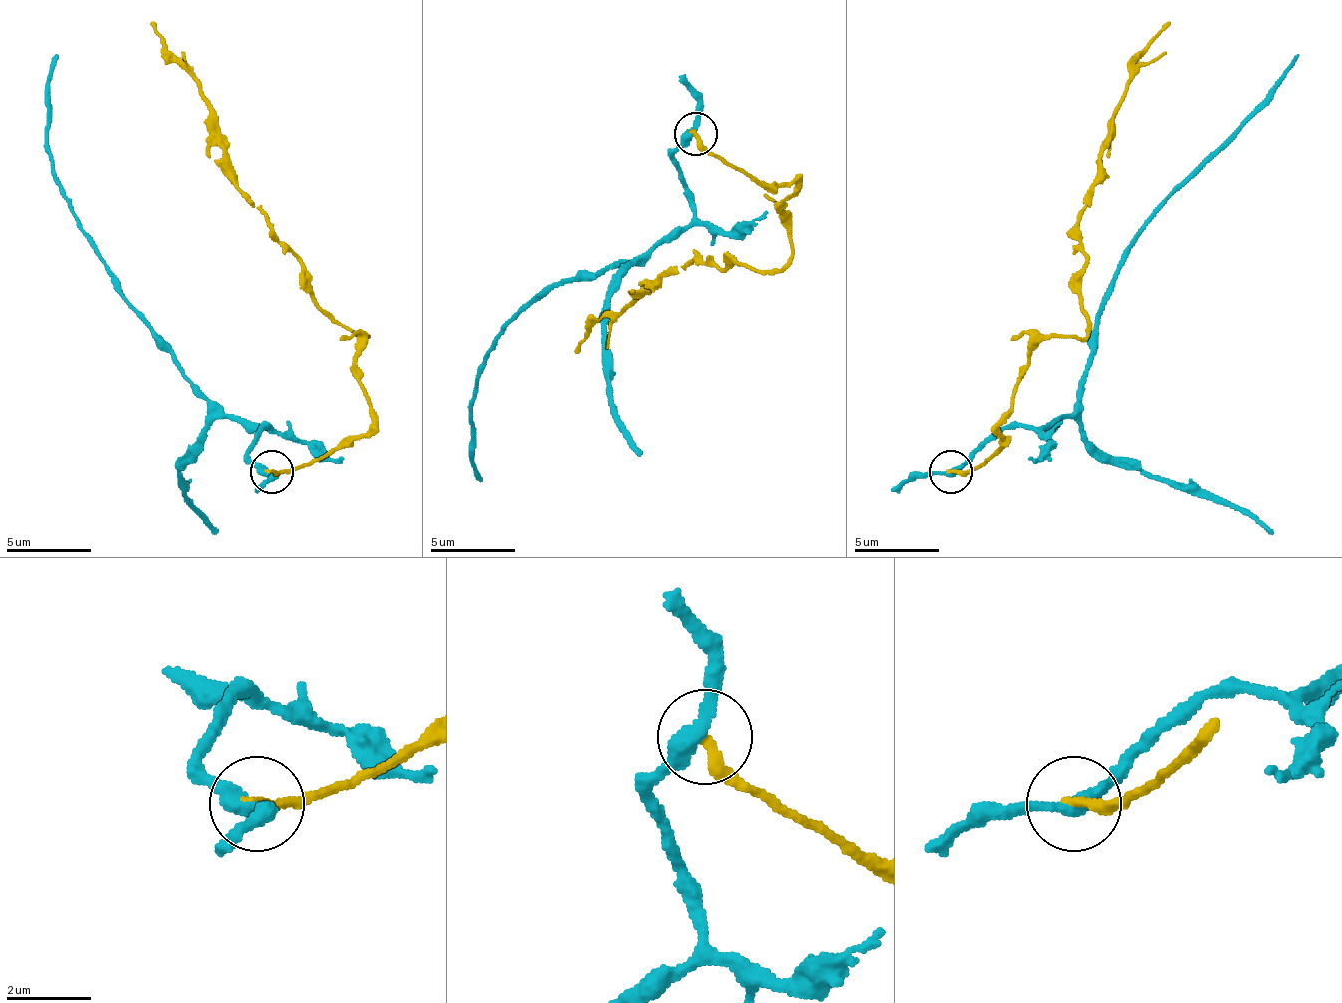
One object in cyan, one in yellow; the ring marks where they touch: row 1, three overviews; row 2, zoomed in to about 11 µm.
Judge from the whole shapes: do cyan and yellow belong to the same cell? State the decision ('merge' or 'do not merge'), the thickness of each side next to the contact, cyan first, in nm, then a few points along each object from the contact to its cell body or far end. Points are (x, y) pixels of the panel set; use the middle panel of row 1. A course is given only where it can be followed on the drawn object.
do not merge; calibres 340 and 300 nm; course cyan (696, 132), (675, 154), (692, 218), (645, 256), (556, 282), (496, 337), (470, 406), (479, 482); course yellow (696, 132), (735, 167), (795, 184), (782, 209), (790, 256), (777, 269), (688, 260), (607, 312), (577, 354)

